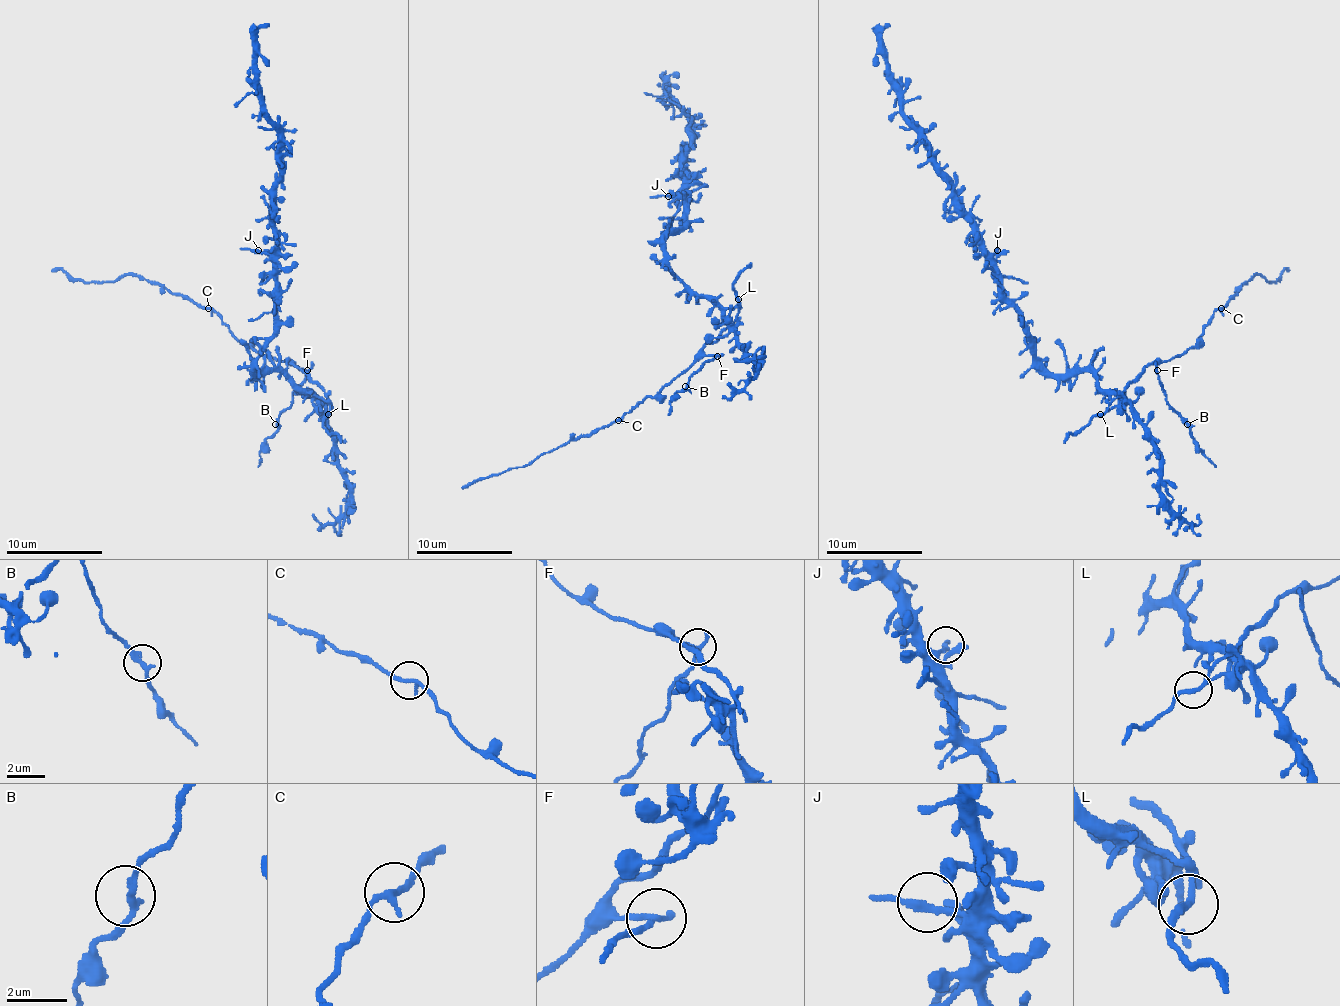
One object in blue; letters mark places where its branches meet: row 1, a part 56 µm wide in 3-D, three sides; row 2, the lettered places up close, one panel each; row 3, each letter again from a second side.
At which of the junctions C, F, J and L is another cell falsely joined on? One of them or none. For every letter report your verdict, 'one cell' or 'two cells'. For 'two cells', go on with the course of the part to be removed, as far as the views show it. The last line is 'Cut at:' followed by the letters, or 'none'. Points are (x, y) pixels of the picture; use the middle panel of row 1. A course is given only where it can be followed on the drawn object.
C: one cell
F: two cells | (717, 355), (688, 379), (688, 389), (676, 394), (668, 415)
J: one cell
L: one cell
Cut at: F

